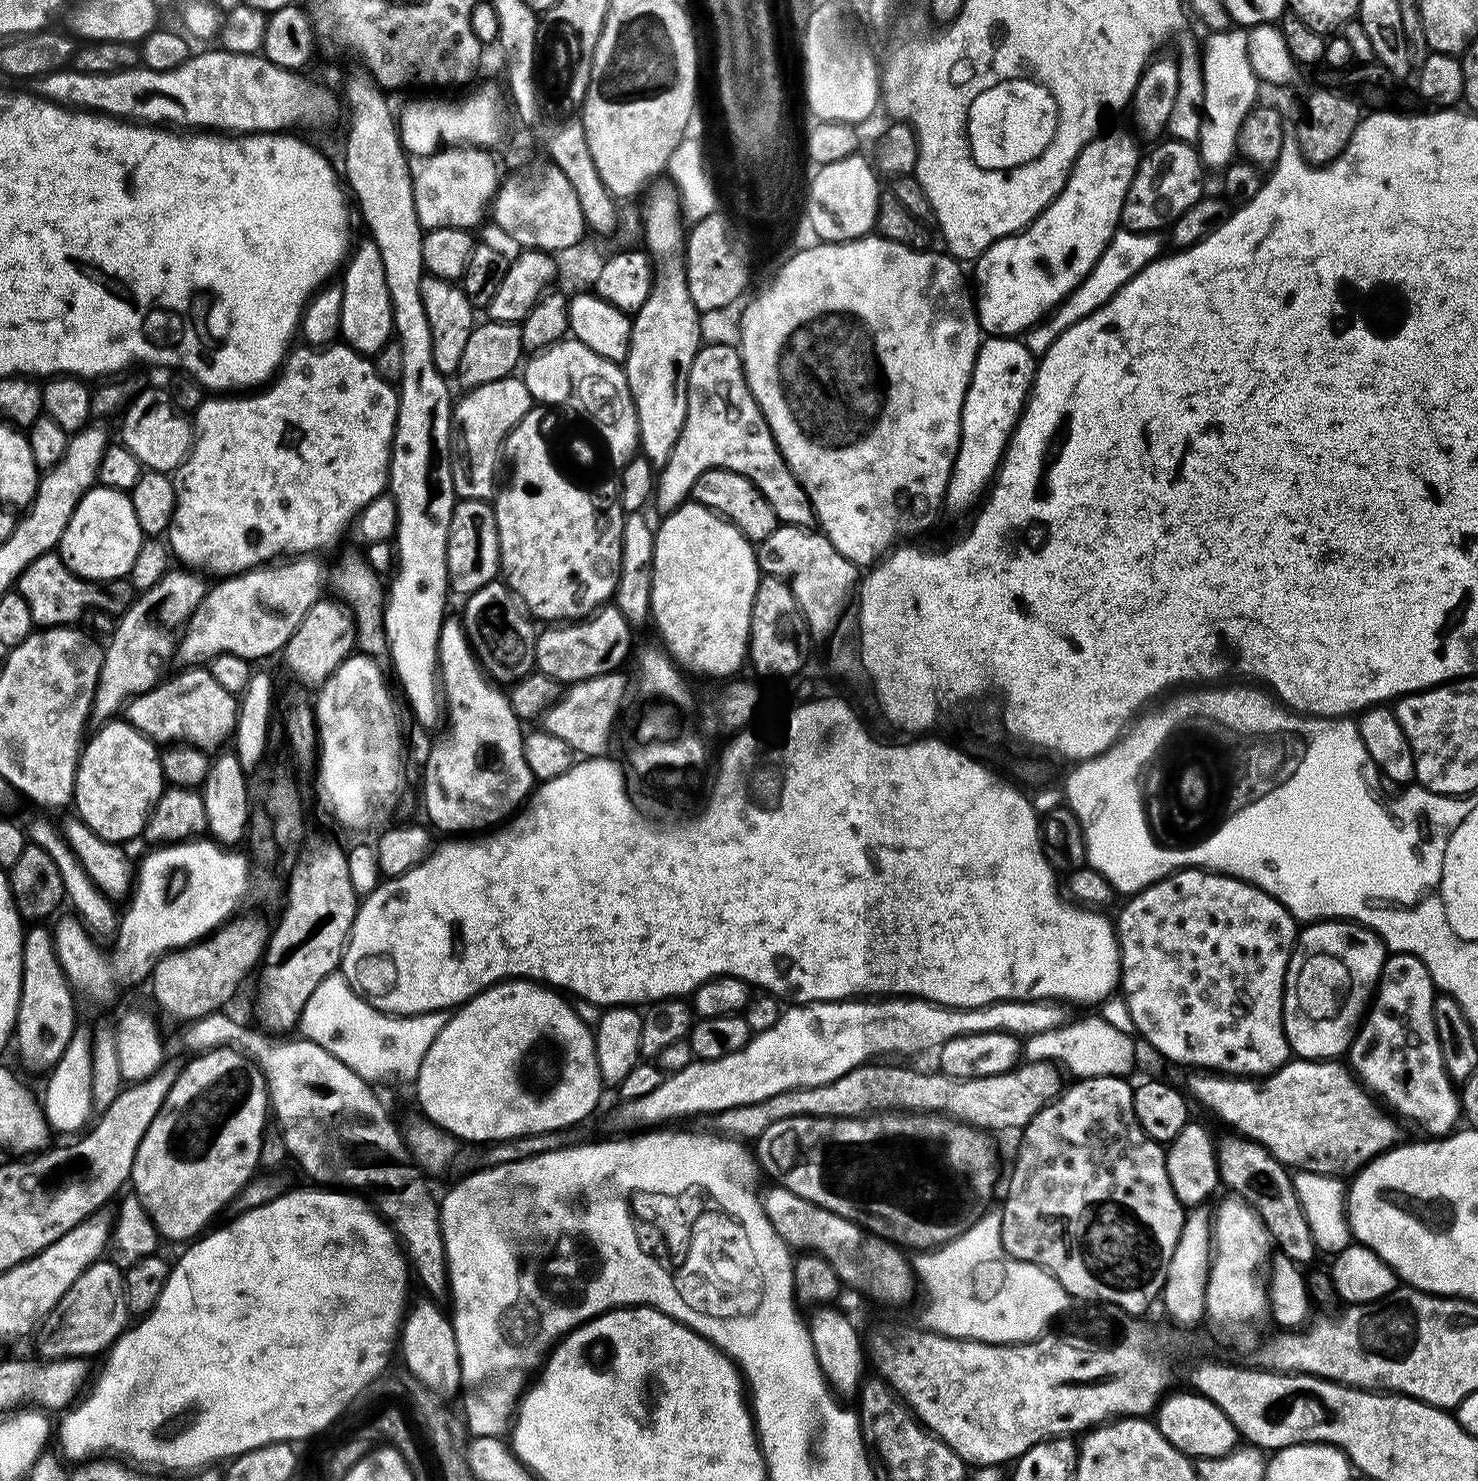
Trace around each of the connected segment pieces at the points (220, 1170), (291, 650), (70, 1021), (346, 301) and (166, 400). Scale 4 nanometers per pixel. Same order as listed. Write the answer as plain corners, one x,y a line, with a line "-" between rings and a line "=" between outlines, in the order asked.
221,1046
193,1055
191,1059
181,1067
178,1082
170,1086
166,1102
162,1102
154,1122
150,1122
150,1130
146,1130
138,1154
134,1154
130,1181
131,1191
143,1202
146,1214
150,1214
165,1241
195,1241
213,1223
211,1220
239,1197
260,1168
259,1151
270,1120
268,1081
241,1049
=
321,598
312,604
282,653
293,678
312,690
319,689
356,646
356,623
351,612
339,601
333,601
=
32,926
24,933
24,949
22,950
22,986
20,987
20,1001
16,1015
14,1029
14,1046
36,1068
51,1069
57,1064
70,1042
70,1038
78,1030
76,1024
76,1004
72,1001
74,989
68,982
68,975
62,970
60,959
56,953
56,941
53,933
44,929
44,926
=
364,238
357,248
355,245
343,272
344,278
340,281
343,290
341,339
359,354
375,356
389,343
394,332
389,287
386,286
385,267
377,244
=
163,387
137,391
132,403
123,409
123,416
119,439
140,465
154,472
175,473
192,448
194,428
189,417
174,406
167,391

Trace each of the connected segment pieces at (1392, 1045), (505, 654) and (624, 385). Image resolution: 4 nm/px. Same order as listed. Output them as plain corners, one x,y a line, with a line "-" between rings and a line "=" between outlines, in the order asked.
1405,952
1389,955
1346,1060
1357,1080
1397,1117
1413,1120
1429,1137
1443,1138
1457,1127
1456,1119
1459,1121
1462,1113
1457,1085
1446,1074
1438,1034
1434,1030
1437,995
1420,959
=
488,586
469,595
463,601
462,619
472,650
485,672
497,685
512,686
534,672
538,628
518,603
517,597
504,592
499,592
496,586
=
565,338
559,344
552,344
529,360
532,361
523,365
522,379
533,401
541,405
565,404
573,408
580,415
577,417
594,426
610,464
612,460
613,469
622,469
635,456
641,455
640,407
628,384
628,373
617,361
590,350
590,346
575,338

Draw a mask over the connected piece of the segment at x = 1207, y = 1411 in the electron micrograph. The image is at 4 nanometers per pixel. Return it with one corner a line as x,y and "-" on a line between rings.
1173,1391
1165,1395
1154,1413
1156,1427
1179,1452
1183,1452
1189,1458
1224,1456
1227,1452
1231,1452
1238,1444
1234,1422
1230,1422
1230,1418
1226,1418
1226,1414
1218,1410
1214,1402
1210,1402
1195,1391
1187,1391
1176,1393

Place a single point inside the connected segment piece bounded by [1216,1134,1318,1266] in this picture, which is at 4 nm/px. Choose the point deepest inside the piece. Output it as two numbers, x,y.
1248,1170

